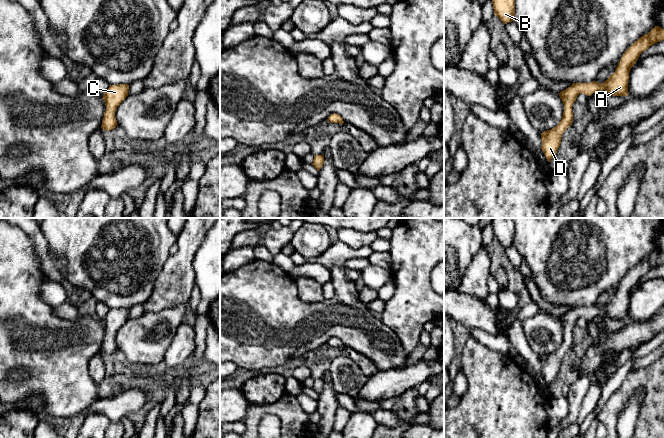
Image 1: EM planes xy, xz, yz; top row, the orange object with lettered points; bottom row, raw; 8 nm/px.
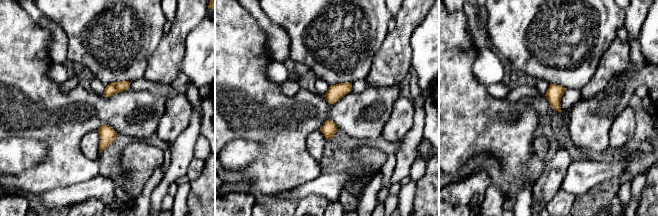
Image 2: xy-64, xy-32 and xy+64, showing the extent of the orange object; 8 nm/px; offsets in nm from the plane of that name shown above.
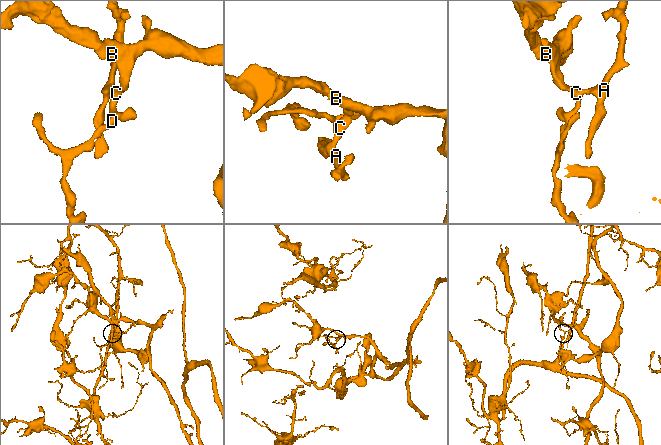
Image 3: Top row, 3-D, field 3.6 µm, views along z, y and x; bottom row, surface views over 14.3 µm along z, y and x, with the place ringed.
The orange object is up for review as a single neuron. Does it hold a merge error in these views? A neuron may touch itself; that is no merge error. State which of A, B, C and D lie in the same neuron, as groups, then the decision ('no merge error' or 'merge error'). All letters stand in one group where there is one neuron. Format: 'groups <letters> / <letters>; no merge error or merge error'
groups A B C D; no merge error

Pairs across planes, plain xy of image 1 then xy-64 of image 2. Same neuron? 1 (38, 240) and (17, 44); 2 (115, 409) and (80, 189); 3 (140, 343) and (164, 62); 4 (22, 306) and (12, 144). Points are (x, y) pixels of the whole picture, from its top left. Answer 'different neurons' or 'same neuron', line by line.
1: different neurons
2: same neuron
3: different neurons
4: different neurons

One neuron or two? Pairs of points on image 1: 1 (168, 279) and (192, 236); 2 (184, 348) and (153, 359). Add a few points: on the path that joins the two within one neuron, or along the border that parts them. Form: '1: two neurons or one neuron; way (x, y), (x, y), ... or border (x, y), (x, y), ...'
1: one neuron; way (178, 268), (185, 256), (187, 247)
2: two neurons; border (174, 333), (174, 337), (167, 347), (163, 360)

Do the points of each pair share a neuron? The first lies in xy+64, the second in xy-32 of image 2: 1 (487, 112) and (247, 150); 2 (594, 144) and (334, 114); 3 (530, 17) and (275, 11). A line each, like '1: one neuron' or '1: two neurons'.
1: two neurons
2: one neuron
3: one neuron

